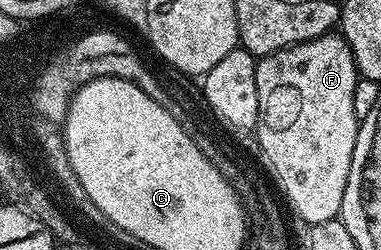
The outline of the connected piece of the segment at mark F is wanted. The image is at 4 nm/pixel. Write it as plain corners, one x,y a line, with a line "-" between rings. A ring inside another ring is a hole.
337,32
257,58
257,142
290,208
310,226
341,213
359,125
355,116
358,77
351,48

